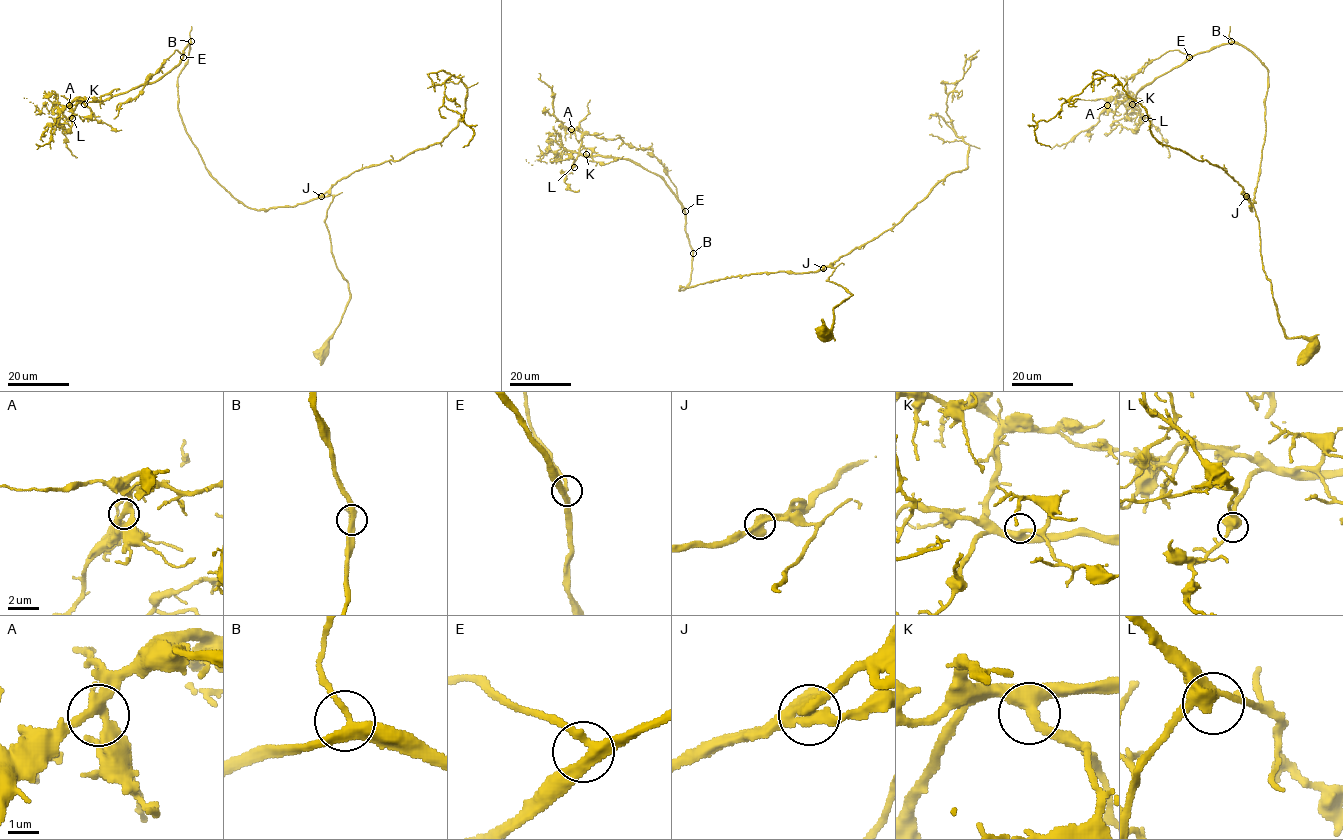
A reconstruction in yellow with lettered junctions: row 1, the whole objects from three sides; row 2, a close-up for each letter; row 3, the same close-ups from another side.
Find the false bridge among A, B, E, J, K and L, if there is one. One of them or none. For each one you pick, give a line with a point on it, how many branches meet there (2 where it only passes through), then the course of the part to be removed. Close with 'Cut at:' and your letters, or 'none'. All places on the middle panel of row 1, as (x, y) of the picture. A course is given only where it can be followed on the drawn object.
Cut at: none

